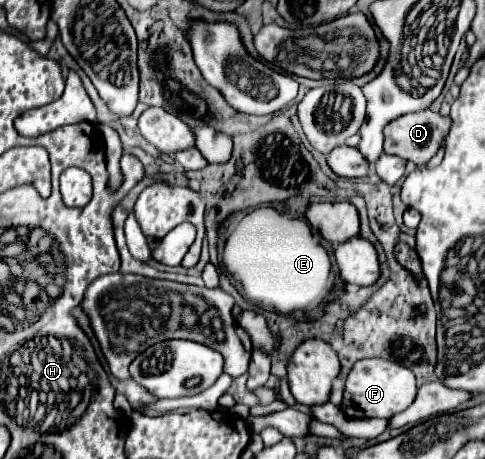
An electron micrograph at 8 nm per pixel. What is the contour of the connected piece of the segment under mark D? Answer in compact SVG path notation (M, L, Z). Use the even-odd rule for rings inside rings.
M431 109L407 113L385 129L385 151L391 155L399 155L407 161L413 161L417 167L423 167L429 163L429 159L441 149L447 133L451 129L451 117L441 117L439 113L433 113Z

